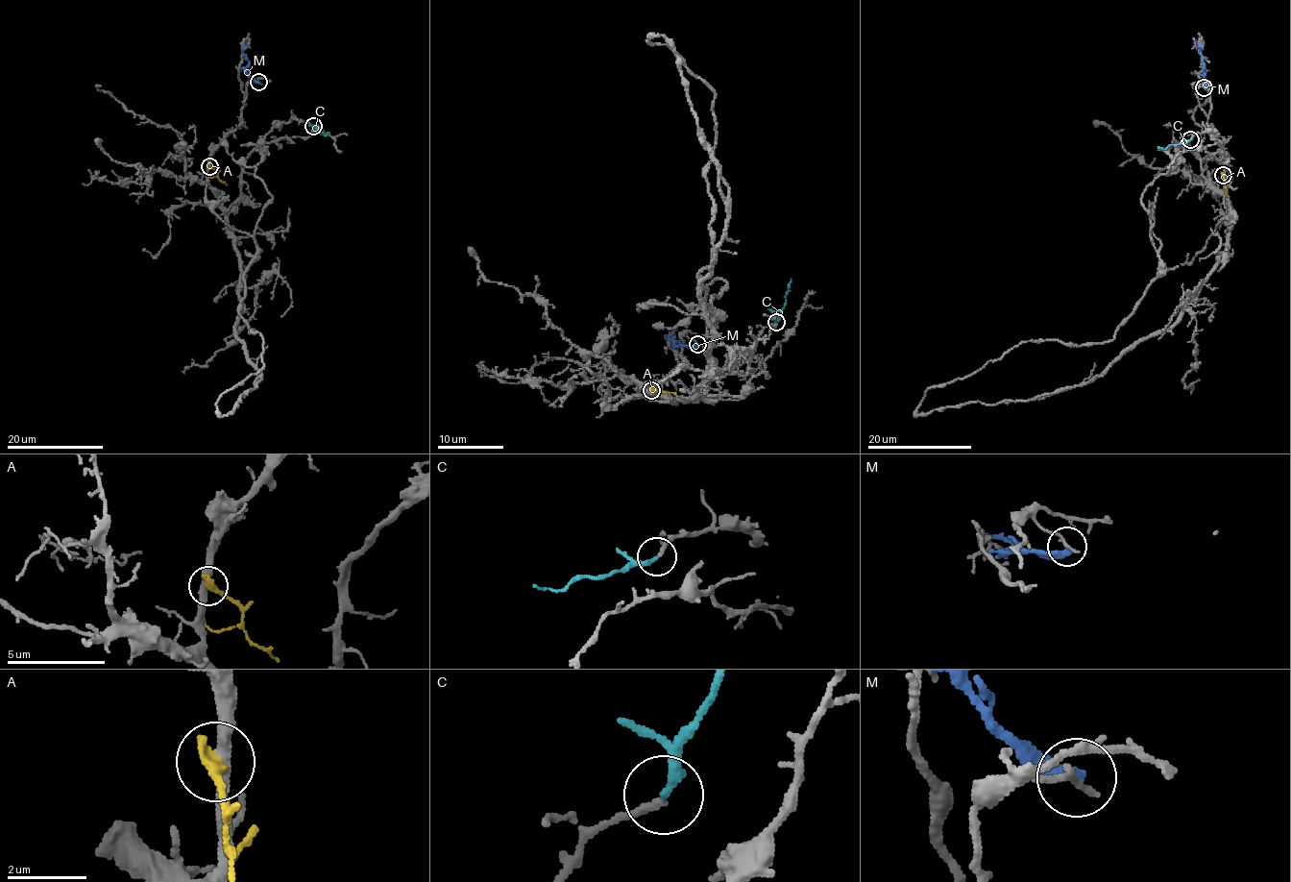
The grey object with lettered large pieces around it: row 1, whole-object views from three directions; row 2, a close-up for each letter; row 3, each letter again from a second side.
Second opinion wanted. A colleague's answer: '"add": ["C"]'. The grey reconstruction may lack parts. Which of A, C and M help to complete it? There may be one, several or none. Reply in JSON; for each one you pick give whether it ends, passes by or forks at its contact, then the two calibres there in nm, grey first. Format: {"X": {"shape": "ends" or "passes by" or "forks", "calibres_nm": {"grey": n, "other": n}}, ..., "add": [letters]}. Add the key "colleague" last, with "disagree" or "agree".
{"C": {"shape": "ends", "calibres_nm": {"grey": 200, "other": 240}}, "add": ["C"], "colleague": "agree"}

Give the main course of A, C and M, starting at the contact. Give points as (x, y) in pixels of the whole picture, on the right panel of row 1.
A: (1224, 175), (1229, 198)
C: (1191, 139), (1168, 144), (1165, 148), (1157, 146)
M: (1204, 86), (1205, 62), (1196, 40)

